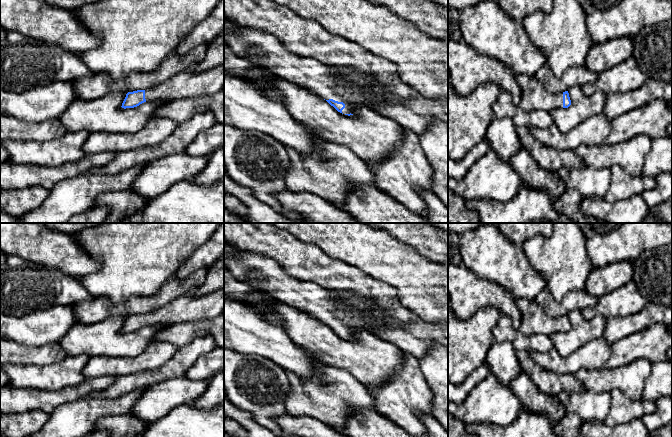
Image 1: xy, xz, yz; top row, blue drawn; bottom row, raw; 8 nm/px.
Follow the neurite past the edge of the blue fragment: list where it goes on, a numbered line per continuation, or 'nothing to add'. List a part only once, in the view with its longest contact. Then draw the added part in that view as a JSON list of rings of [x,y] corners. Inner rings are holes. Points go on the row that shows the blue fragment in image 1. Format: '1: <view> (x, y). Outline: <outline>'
1: xz (354, 89). Outline: [[[238,26],[236,30],[224,30],[224,41],[237,55],[244,55],[249,50],[257,50],[262,55],[264,68],[277,71],[278,75],[286,81],[293,82],[318,97],[343,102],[345,108],[343,114],[353,114],[358,106],[394,105],[401,103],[402,99],[393,98],[385,87],[377,86],[371,78],[365,74],[351,72],[350,69],[338,69],[327,66],[315,58],[303,57],[287,50],[283,44],[273,35],[262,30],[250,27]]]

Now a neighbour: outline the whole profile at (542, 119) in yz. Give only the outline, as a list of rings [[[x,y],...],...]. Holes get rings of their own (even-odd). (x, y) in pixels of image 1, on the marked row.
[[[503,90],[500,92],[493,110],[495,117],[500,119],[510,117],[517,126],[523,125],[546,129],[554,123],[551,114],[545,110],[526,112],[519,106],[515,106],[510,94]]]

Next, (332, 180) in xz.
[[[322,141],[321,149],[328,160],[316,156],[304,157],[286,147],[290,168],[285,175],[288,190],[314,194],[329,203],[340,206],[350,190],[358,186],[376,186],[373,172],[366,162],[349,147]]]

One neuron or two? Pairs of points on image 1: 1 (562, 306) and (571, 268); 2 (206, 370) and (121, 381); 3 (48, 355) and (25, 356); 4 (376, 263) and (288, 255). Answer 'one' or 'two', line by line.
1: two
2: two
3: one
4: two

